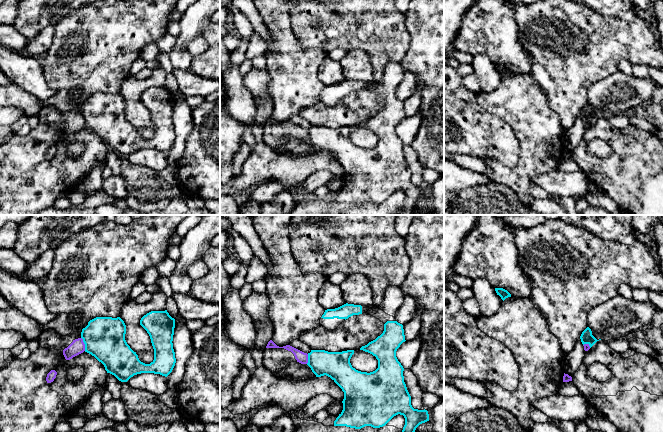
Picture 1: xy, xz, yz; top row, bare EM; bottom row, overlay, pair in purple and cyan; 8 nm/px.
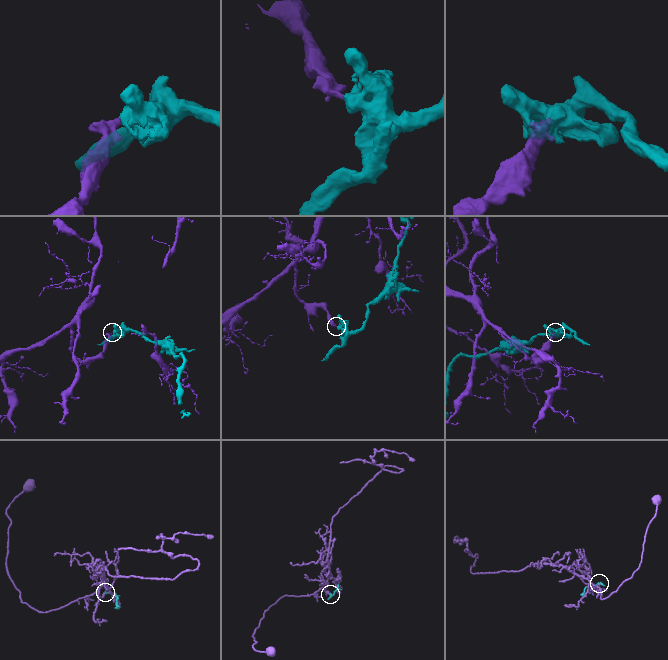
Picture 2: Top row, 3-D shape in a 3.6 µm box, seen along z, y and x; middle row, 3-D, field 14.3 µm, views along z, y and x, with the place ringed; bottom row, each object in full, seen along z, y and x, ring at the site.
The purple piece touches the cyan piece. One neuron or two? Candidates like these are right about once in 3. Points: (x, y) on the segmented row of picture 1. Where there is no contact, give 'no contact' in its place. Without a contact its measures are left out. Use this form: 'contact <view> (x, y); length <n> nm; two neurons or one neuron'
contact xy (84, 344); length 120 nm; two neurons

